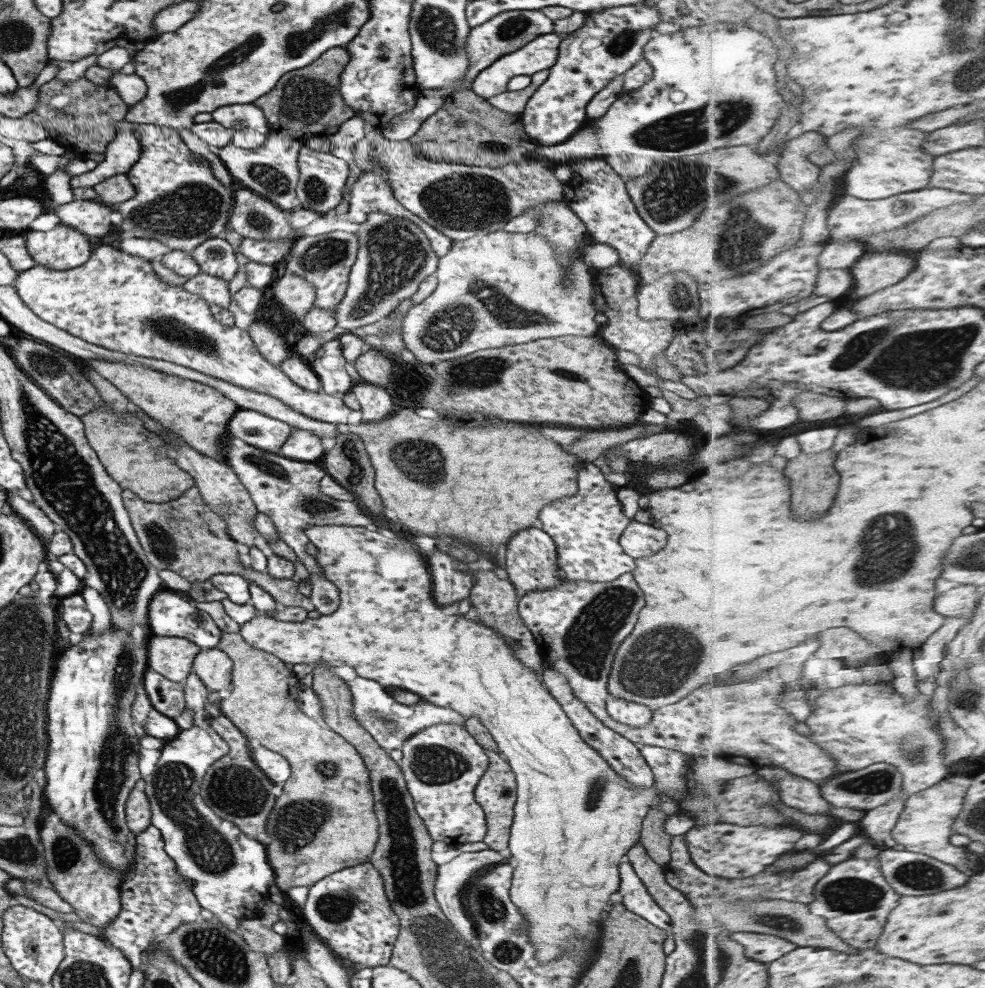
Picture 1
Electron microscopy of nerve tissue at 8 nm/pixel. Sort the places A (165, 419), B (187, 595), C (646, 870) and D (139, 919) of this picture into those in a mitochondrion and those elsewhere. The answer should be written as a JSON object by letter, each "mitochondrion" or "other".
{"A":"other","B":"other","C":"other","D":"other"}

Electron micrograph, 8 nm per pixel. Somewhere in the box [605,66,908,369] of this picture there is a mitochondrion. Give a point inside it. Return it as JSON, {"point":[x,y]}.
{"point":[676,134]}

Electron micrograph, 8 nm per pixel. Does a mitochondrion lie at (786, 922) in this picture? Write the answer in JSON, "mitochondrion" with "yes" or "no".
{"mitochondrion":"yes"}

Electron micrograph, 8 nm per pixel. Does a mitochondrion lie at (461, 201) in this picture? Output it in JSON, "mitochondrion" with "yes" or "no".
{"mitochondrion":"yes"}

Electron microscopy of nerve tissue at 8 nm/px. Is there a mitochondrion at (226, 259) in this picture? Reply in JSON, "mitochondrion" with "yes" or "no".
{"mitochondrion":"no"}

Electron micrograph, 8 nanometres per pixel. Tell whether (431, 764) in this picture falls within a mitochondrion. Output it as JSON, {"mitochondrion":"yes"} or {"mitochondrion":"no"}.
{"mitochondrion":"yes"}

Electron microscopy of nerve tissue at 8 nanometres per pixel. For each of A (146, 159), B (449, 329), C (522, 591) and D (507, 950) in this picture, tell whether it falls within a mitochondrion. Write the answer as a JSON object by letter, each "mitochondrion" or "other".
{"A":"other","B":"mitochondrion","C":"other","D":"mitochondrion"}

